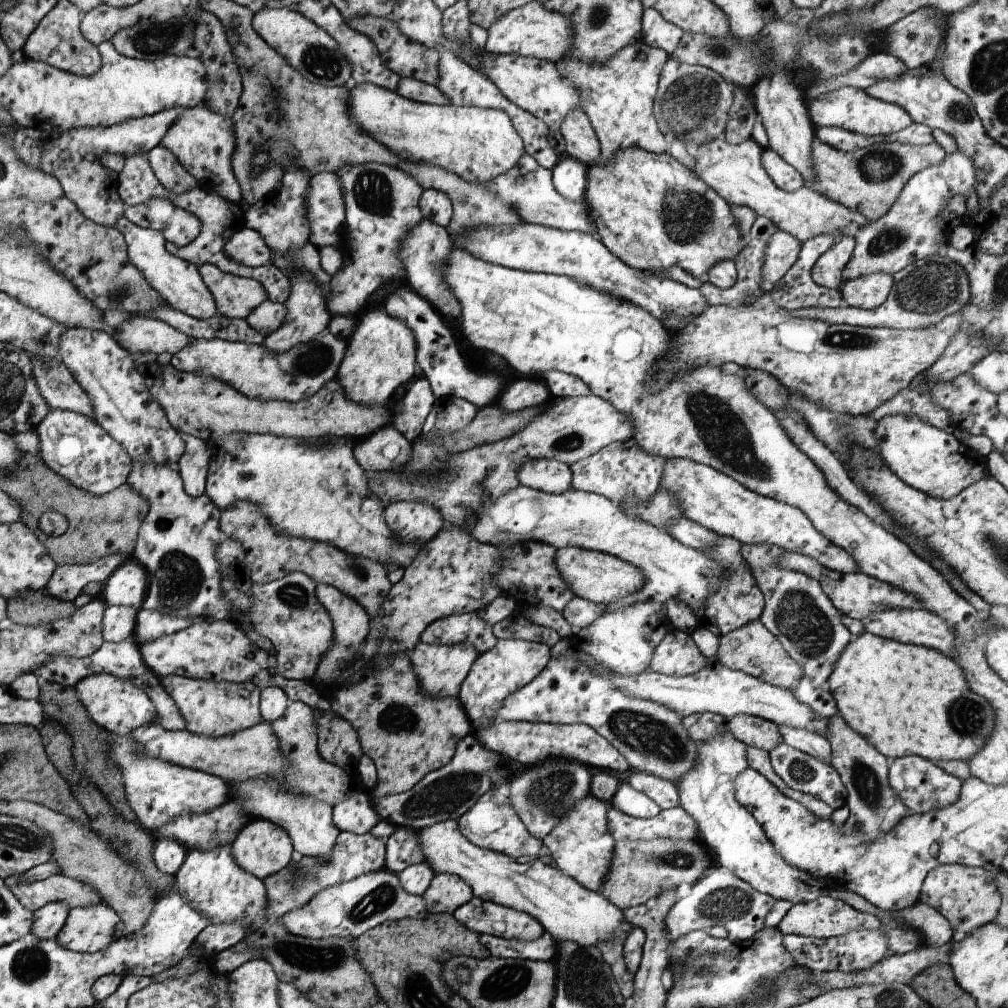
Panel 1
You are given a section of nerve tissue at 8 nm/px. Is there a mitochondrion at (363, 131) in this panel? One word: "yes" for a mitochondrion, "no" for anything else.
no

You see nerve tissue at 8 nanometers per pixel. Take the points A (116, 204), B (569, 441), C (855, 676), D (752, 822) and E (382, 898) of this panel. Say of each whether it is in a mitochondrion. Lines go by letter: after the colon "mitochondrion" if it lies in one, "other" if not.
A: other
B: mitochondrion
C: other
D: other
E: mitochondrion

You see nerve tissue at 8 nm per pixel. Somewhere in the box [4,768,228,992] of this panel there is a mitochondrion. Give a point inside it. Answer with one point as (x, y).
(32, 964)

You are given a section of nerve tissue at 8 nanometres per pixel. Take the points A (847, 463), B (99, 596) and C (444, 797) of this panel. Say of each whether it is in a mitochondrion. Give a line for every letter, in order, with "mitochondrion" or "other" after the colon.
A: other
B: other
C: mitochondrion

